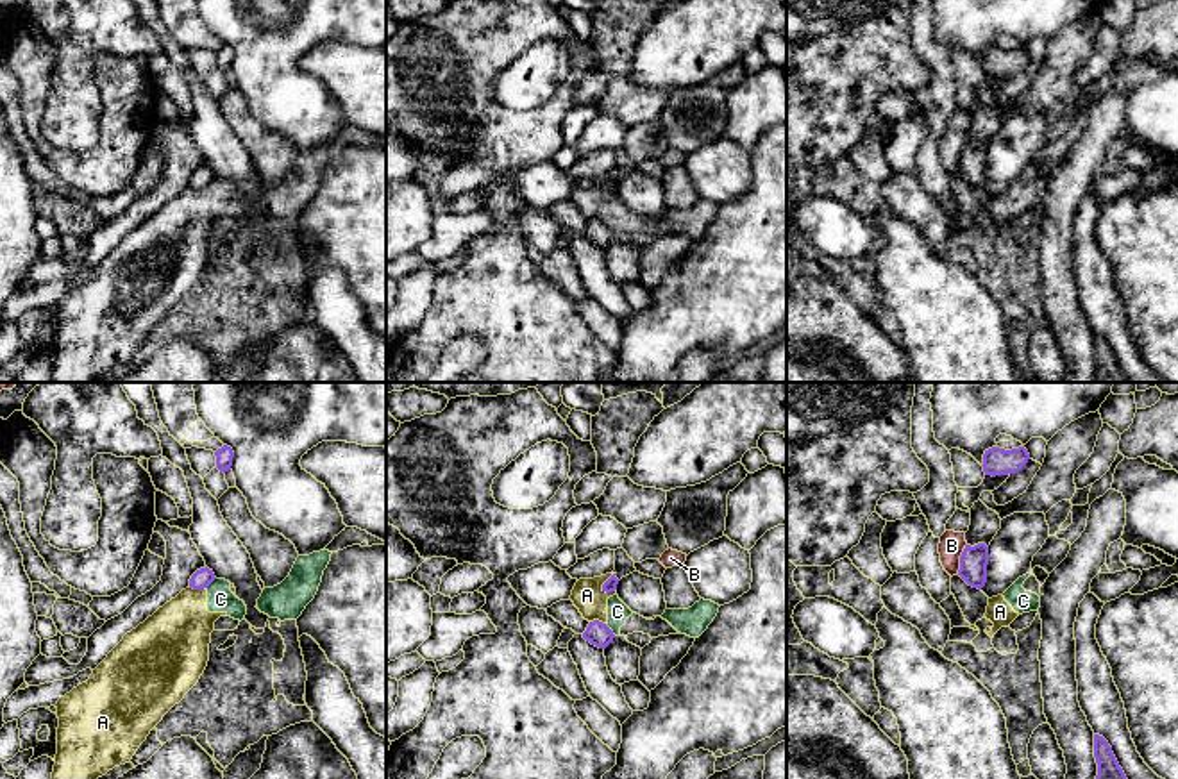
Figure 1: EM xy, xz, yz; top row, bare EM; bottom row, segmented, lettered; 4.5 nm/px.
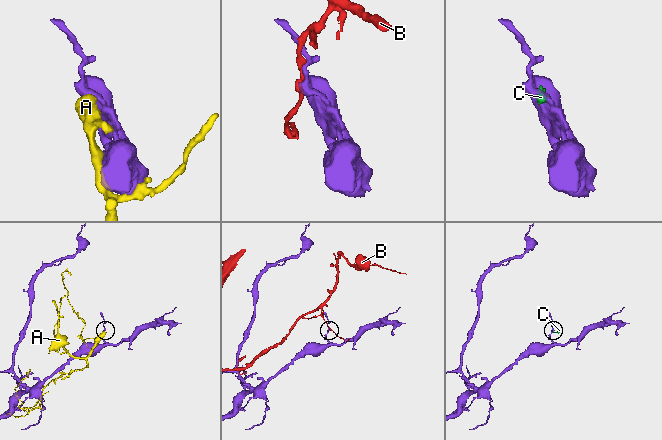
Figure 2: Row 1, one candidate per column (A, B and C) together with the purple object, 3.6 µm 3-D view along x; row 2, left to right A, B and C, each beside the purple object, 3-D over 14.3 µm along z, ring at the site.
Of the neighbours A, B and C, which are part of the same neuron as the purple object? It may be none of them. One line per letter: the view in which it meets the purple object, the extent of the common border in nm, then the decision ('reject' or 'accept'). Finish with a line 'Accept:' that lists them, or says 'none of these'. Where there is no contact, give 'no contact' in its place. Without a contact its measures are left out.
A: contact in xz; length 100 nm; reject
B: contact in yz; length 140 nm; reject
C: contact in xz; length 80 nm; reject
Accept: none of these

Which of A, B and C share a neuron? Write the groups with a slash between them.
A C / B

